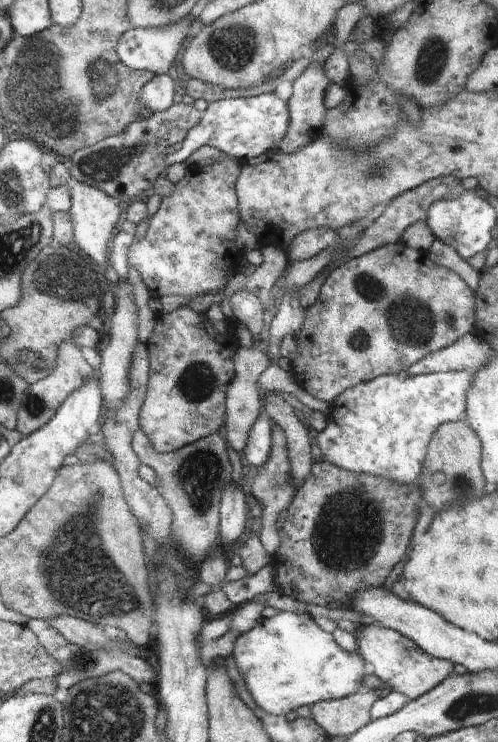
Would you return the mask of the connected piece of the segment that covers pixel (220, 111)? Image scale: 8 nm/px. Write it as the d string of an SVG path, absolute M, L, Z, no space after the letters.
M275 92L250 97L222 99L209 103L202 111L200 120L188 131L183 147L164 158L168 165L184 162L201 146L211 146L223 154L245 161L262 156L265 152L277 148L277 142L289 128L289 108L287 102Z

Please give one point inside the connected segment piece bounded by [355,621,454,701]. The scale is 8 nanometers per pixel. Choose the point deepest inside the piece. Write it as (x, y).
(394, 658)

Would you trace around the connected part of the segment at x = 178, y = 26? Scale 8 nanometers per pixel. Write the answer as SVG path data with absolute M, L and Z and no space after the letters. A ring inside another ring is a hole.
M188 13L178 22L170 26L163 27L138 27L127 30L122 34L117 44L117 53L121 57L121 61L131 69L144 69L154 74L166 74L170 67L176 63L175 56L182 46L182 42L188 34L188 28L192 22L193 16Z

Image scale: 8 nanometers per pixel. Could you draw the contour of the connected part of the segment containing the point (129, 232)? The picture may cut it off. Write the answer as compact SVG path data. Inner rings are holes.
M127 219L121 221L118 236L113 238L110 249L110 267L113 269L111 277L120 282L128 276L129 262L127 259L128 249L135 243L134 234L136 224Z

